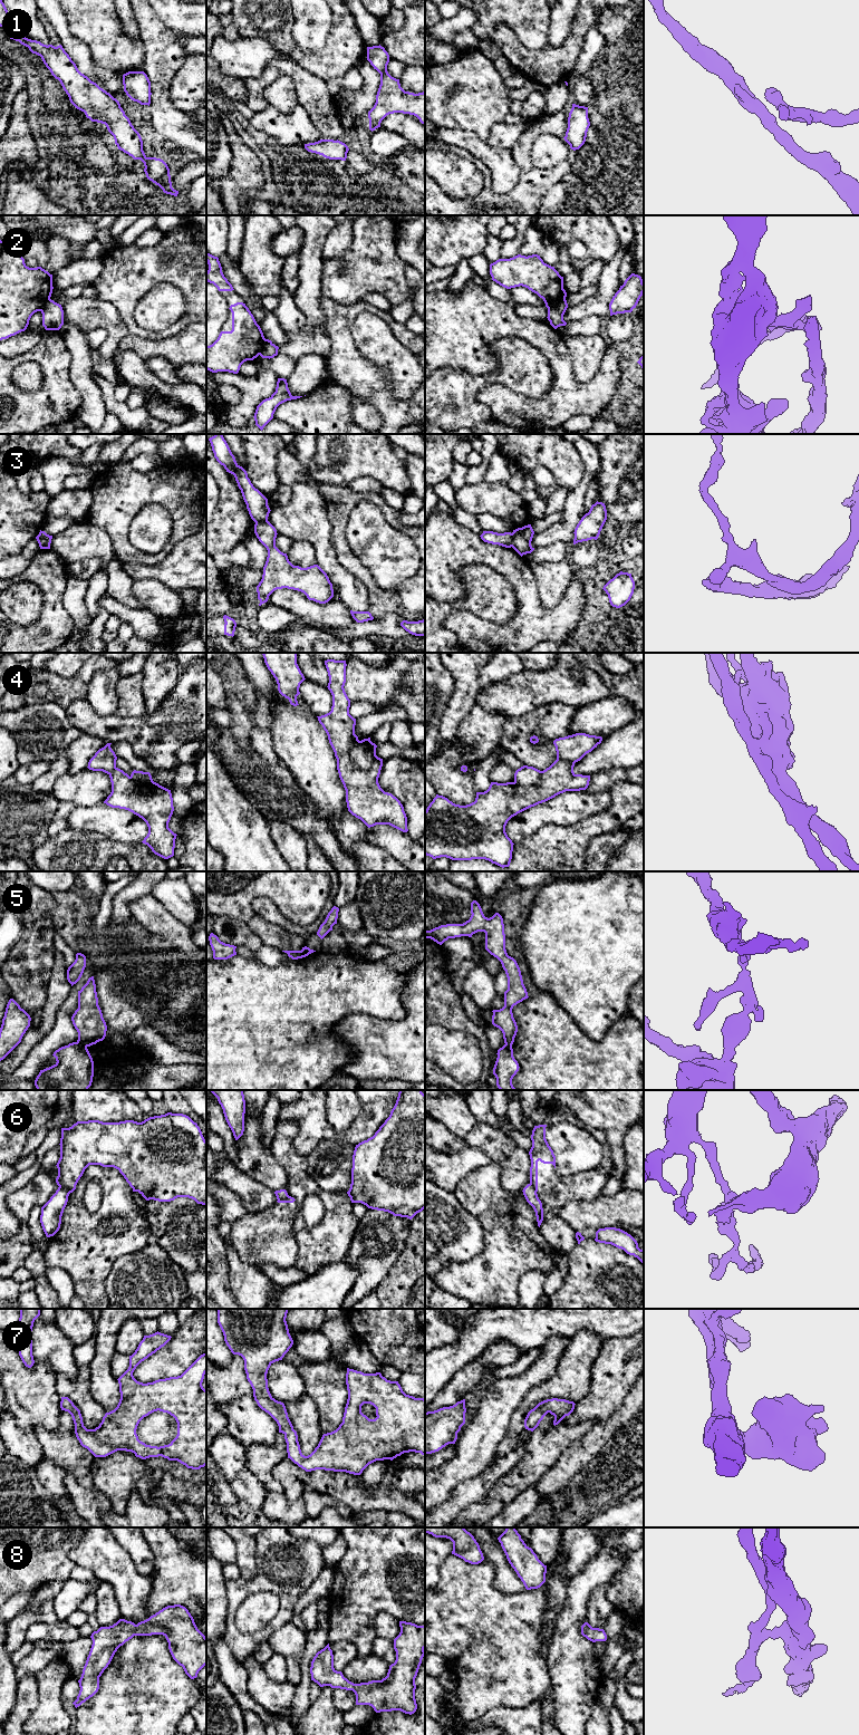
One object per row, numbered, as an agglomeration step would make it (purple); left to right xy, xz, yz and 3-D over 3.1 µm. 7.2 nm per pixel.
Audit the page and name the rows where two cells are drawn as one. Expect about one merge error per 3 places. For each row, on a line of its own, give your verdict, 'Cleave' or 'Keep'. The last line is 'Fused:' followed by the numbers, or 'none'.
1: Keep
2: Cleave
3: Cleave
4: Cleave
5: Cleave
6: Cleave
7: Keep
8: Keep
Fused: 2, 3, 4, 5, 6

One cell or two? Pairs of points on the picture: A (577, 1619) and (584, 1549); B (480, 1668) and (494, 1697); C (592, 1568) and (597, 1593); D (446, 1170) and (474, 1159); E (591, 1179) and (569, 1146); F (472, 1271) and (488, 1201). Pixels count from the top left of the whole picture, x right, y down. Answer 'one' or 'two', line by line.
A: two
B: one
C: two
D: one
E: two
F: one

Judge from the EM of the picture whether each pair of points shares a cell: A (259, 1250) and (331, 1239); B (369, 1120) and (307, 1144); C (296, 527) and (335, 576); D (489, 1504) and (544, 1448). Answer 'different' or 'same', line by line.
A: different
B: same
C: same
D: same

